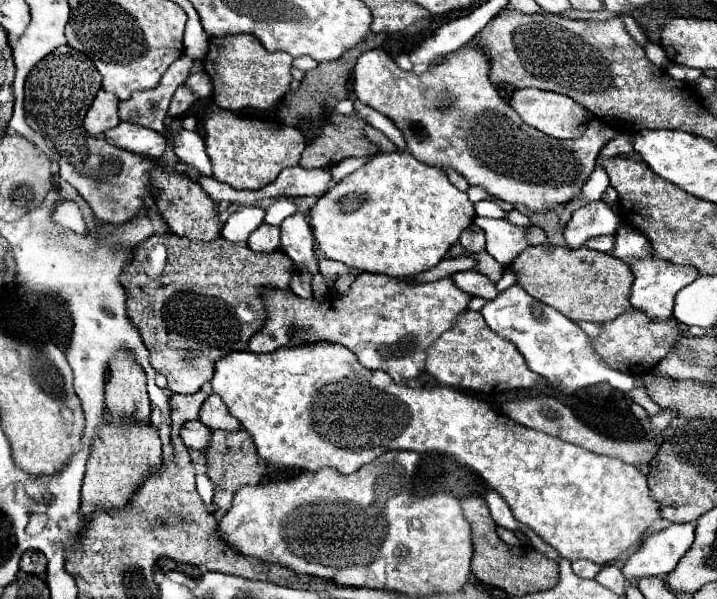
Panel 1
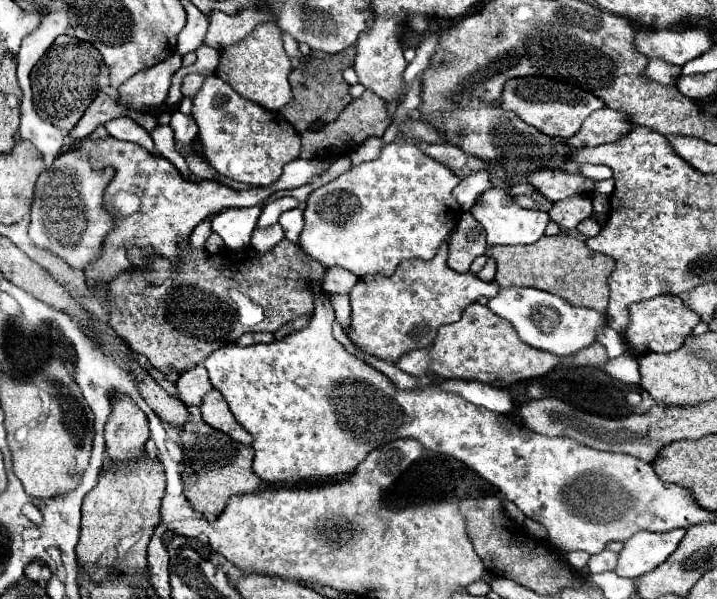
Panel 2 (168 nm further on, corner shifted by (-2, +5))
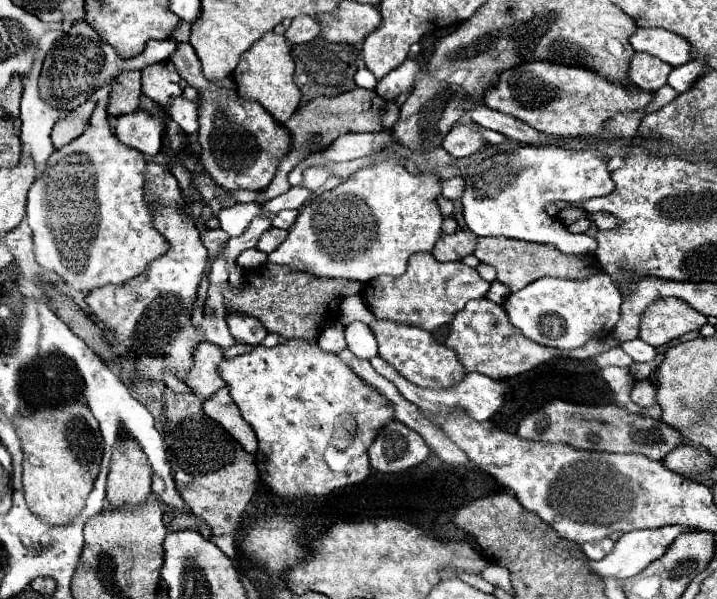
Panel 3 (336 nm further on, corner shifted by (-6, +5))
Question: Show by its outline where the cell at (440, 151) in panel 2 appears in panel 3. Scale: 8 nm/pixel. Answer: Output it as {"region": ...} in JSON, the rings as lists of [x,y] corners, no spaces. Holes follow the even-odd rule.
{"region":[[[461,121],[457,123],[449,133],[447,137],[443,139],[443,149],[455,157],[455,159],[461,159],[461,157],[469,157],[473,153],[477,153],[481,147],[485,145],[483,137],[471,129],[469,121]]]}

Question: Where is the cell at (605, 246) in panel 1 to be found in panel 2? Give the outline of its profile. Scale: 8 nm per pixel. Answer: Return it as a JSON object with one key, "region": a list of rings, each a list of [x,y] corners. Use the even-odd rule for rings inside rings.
{"region":[[[589,217],[589,219],[585,219],[585,221],[581,221],[581,223],[577,225],[577,231],[579,231],[581,235],[585,235],[585,237],[595,237],[595,235],[601,231],[601,225],[599,225],[593,217]]]}

